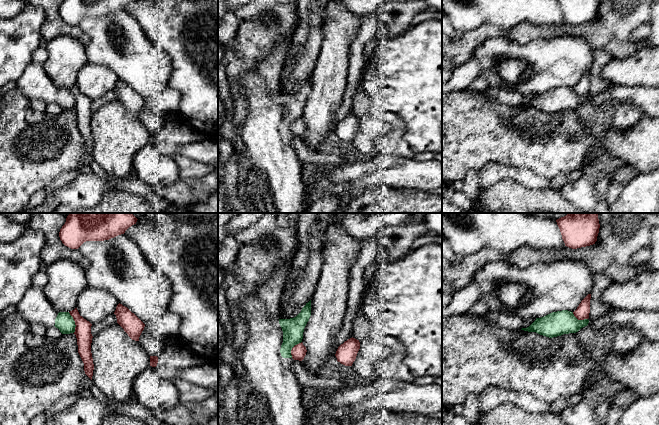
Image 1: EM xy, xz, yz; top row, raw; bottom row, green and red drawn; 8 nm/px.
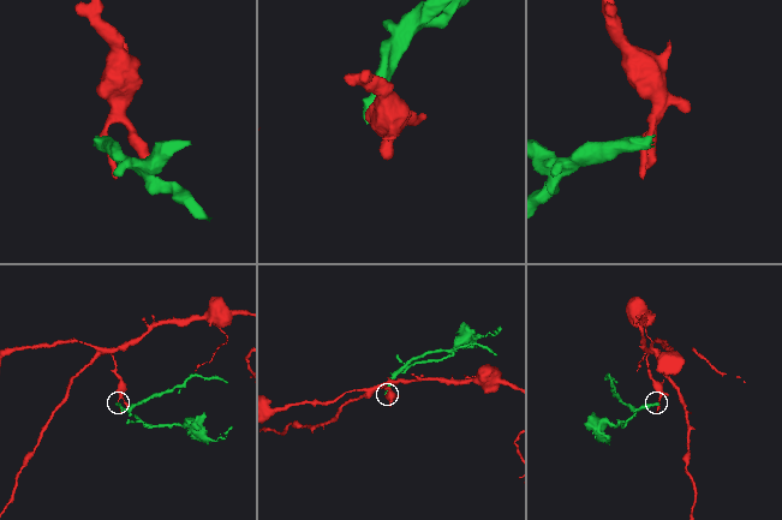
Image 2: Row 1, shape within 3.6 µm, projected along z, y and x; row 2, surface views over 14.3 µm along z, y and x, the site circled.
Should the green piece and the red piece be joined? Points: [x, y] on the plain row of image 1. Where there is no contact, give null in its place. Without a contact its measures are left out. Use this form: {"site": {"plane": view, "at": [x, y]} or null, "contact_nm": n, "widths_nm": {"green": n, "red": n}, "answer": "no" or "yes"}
{"site": {"plane": "xy", "at": [74, 98]}, "contact_nm": 180, "widths_nm": {"green": 150, "red": 130}, "answer": "no"}

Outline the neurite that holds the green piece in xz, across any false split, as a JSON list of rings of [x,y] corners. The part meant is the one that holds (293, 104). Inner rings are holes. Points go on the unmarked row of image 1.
[[[246,71],[241,87],[248,101],[248,115],[240,136],[245,143],[239,160],[238,195],[247,213],[306,213],[310,204],[302,177],[302,162],[291,142],[292,124],[301,119],[304,104],[311,92],[311,76],[294,94],[269,94],[258,71]]]

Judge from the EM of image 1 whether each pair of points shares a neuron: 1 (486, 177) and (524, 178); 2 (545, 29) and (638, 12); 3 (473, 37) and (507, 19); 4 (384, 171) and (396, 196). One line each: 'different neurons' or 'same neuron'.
1: same neuron
2: same neuron
3: different neurons
4: different neurons

